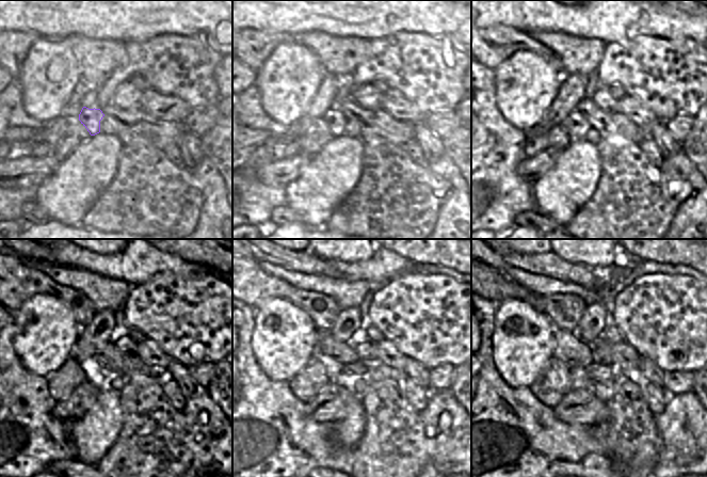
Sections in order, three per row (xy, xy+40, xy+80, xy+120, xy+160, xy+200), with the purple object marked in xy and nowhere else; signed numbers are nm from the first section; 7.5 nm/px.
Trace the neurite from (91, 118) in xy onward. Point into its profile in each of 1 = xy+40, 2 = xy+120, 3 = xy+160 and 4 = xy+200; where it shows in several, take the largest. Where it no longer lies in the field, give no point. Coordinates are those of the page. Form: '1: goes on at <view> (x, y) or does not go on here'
1: goes on at xy+40 (334, 118)
2: goes on at xy+120 (100, 379)
3: goes on at xy+160 (356, 370)
4: goes on at xy+200 (597, 372)

